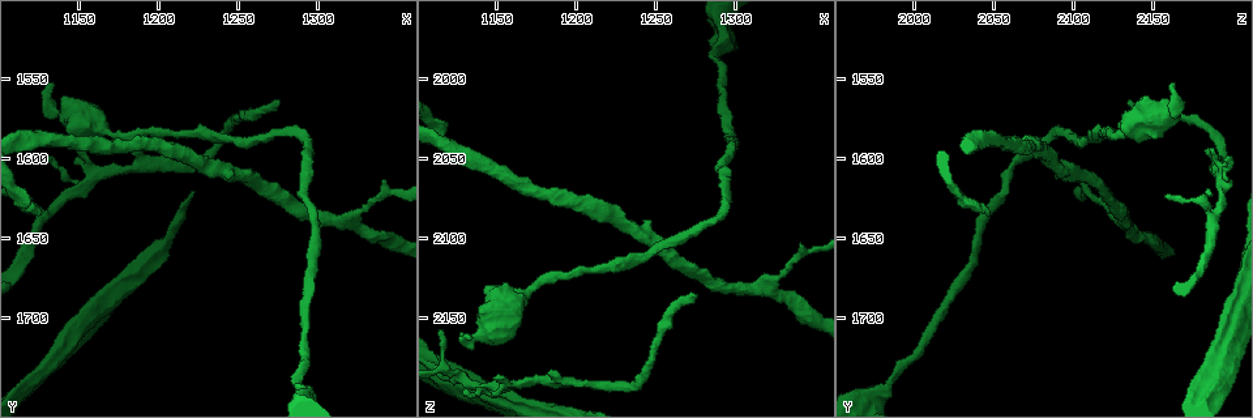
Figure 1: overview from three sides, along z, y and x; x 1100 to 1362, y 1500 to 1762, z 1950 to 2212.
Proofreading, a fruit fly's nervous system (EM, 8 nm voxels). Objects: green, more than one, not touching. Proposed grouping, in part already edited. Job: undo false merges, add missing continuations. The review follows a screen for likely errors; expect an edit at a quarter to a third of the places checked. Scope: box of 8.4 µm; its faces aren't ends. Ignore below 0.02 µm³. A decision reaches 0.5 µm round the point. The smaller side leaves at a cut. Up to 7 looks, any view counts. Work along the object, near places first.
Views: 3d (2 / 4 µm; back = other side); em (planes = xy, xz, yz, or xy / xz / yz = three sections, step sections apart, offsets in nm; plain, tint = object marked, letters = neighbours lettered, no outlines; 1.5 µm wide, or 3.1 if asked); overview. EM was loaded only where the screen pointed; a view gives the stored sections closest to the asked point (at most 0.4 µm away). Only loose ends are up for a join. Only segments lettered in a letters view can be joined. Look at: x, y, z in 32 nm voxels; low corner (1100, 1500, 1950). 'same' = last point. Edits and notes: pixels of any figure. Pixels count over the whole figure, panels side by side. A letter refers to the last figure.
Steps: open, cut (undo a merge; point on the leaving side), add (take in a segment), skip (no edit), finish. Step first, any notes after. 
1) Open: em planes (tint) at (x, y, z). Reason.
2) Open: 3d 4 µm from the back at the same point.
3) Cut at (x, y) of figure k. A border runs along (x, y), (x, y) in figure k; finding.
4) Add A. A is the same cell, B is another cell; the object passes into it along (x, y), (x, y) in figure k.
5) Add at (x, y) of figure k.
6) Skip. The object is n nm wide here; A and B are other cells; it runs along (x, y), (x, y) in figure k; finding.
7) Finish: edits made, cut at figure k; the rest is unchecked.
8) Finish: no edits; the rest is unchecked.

Open: em planes (letters) at (1168, 1584, 2132). Thick turns thin.

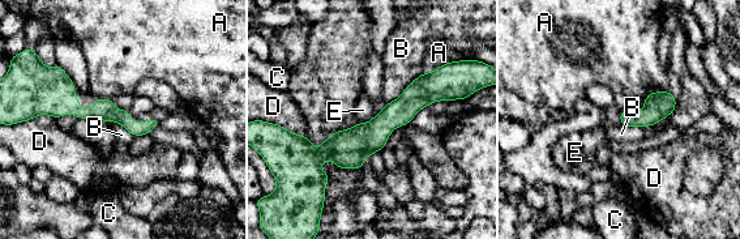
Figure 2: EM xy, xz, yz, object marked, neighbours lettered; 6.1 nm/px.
Skip. A, B, C, D and E are other cells; it runs along (445, 94), (349, 148), (296, 141) in figure 2; continuous, no second neuron.

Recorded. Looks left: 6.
Open: em planes (letters) at (1274, 1566, 2136). Long arm stops here.

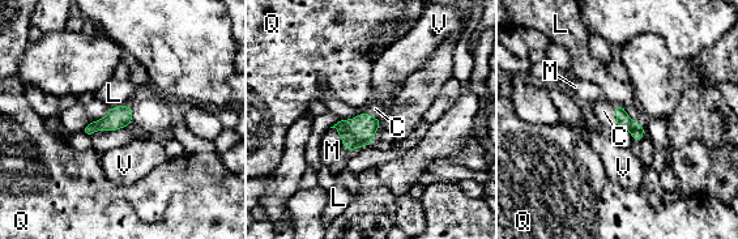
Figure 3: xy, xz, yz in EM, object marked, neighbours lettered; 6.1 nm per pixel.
Add C. The object is 90 nm wide here; C is the same cell, L, M, Q and V are other cells; the object passes into it along (623, 120), (615, 116), (604, 111) in figure 3; the neuron continues.

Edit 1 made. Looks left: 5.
Finish: edits made, add at figure 3; the rest is unchecked.

